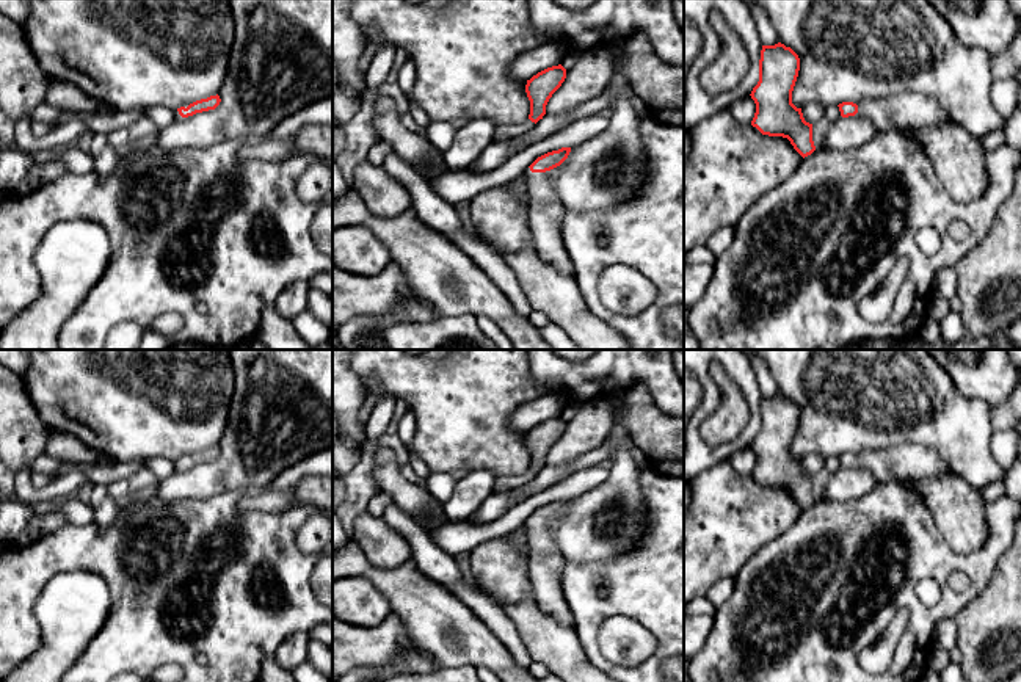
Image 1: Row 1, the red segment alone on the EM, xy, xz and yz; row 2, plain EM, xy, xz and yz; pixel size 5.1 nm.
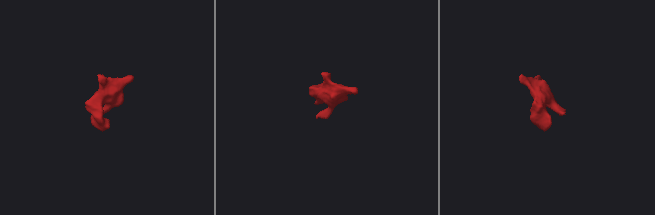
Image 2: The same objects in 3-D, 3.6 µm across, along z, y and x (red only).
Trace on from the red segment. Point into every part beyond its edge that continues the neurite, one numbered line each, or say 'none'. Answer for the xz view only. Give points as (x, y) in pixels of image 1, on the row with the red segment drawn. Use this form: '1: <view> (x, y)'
1: xz (546, 212)

